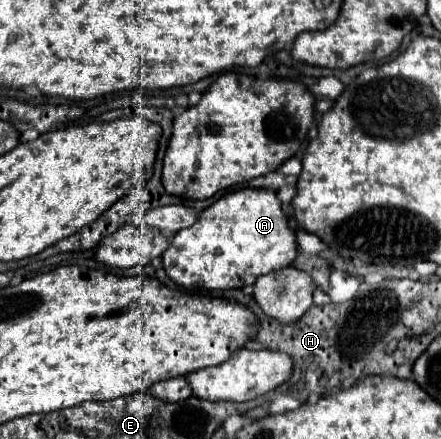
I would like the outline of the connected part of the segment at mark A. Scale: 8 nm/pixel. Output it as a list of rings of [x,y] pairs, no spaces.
[[[237,189],[199,213],[195,225],[181,229],[163,253],[167,275],[195,291],[223,291],[253,285],[257,277],[289,267],[297,257],[295,229],[281,209],[275,189]]]

